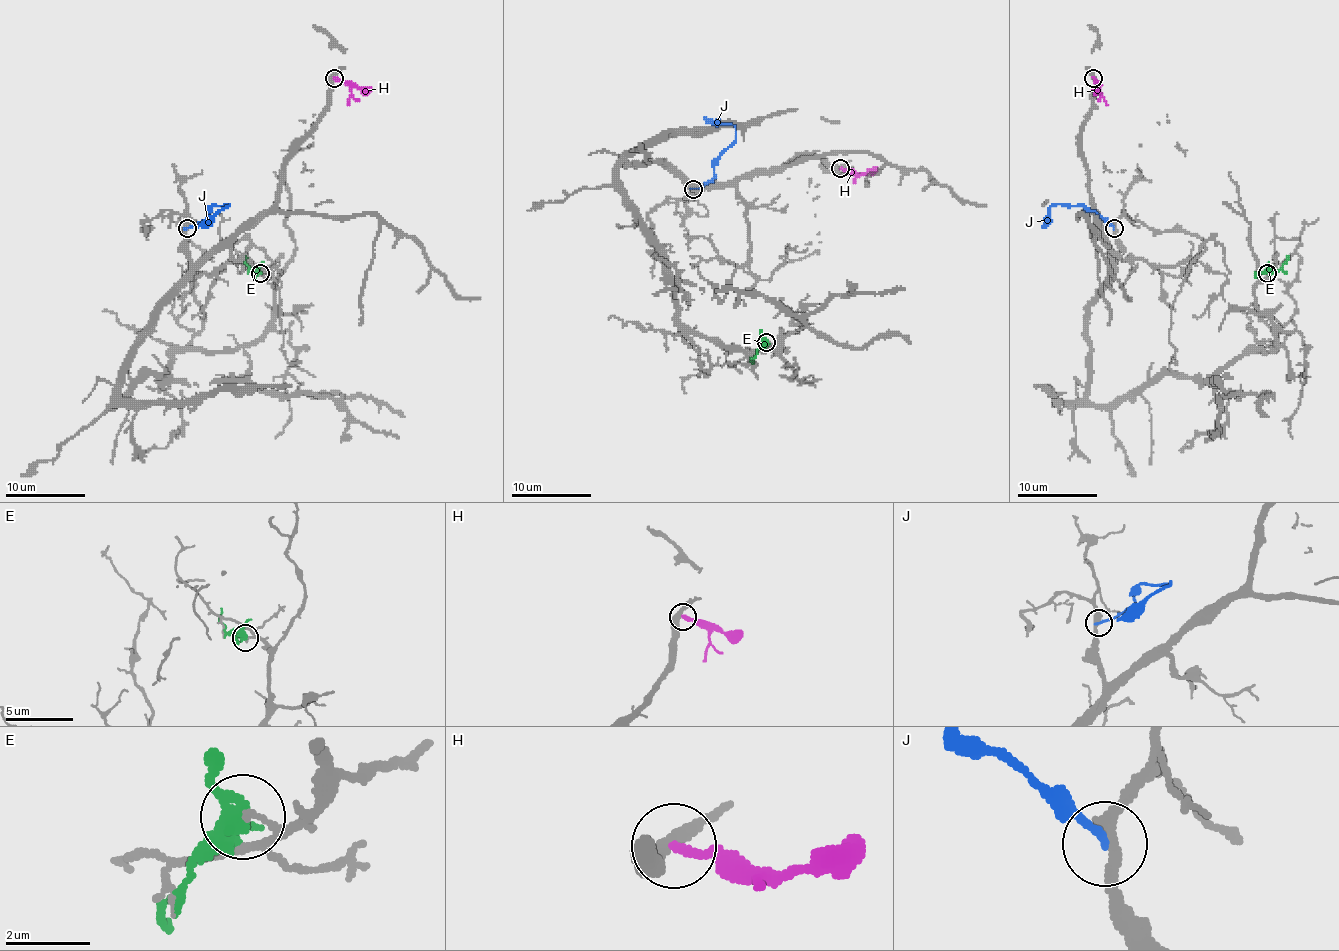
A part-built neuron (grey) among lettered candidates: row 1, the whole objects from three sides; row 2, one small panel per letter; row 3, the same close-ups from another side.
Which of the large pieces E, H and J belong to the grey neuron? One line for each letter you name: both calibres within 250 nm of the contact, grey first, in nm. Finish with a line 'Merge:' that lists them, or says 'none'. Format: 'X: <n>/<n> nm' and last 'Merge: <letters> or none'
Merge: none

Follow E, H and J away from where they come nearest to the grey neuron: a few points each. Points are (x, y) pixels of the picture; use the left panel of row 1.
E: (259, 273), (248, 267), (246, 255)
H: (335, 79), (355, 83), (371, 91)
J: (188, 228), (198, 226), (208, 218), (208, 212), (214, 206), (230, 204), (198, 228)

